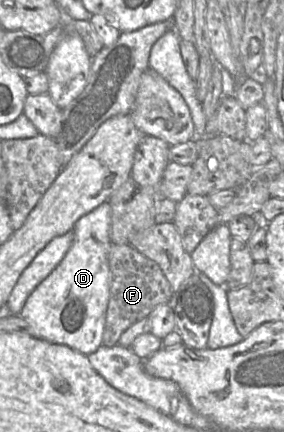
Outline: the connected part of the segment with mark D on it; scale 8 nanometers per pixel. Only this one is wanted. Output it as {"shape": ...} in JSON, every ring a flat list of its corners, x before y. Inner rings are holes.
{"shape":[[108,201,75,223,70,249,59,265,29,295,19,313,36,329,37,337,67,345,86,356,103,344,110,298,110,227,111,206]]}

